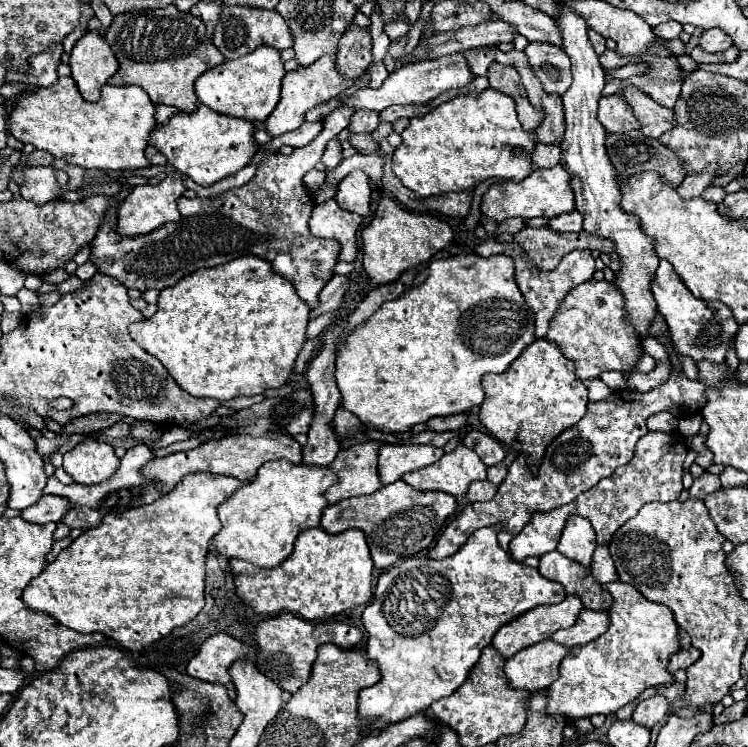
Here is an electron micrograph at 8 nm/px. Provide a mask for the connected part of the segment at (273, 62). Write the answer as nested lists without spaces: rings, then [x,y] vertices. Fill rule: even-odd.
[[[262,45],[256,51],[252,51],[250,55],[244,55],[240,59],[234,61],[224,61],[222,65],[202,73],[196,79],[196,97],[198,103],[230,115],[230,117],[238,117],[238,119],[246,119],[246,121],[264,121],[276,107],[278,99],[280,99],[280,83],[282,77],[286,75],[284,71],[284,63],[280,59],[280,53],[274,47]]]

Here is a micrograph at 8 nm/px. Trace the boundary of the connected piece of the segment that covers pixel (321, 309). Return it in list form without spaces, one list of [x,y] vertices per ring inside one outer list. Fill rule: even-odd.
[[[334,275],[334,277],[324,285],[324,289],[320,291],[320,295],[318,295],[320,305],[310,311],[312,319],[318,317],[318,315],[322,315],[322,313],[330,313],[330,311],[338,309],[338,307],[342,305],[342,297],[344,297],[346,289],[348,289],[348,279],[346,279],[344,275]]]

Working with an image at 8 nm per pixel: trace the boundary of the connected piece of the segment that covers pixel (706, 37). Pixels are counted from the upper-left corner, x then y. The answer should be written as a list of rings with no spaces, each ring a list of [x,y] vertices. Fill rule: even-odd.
[[[708,29],[700,37],[700,47],[706,53],[720,53],[720,51],[726,51],[728,47],[732,47],[732,39],[728,35],[724,35],[724,31],[720,31],[720,29]]]

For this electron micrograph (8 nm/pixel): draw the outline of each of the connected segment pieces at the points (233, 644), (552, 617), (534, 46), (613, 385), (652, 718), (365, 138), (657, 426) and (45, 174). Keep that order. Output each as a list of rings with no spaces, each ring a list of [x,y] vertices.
[[[218,633],[218,635],[208,637],[202,643],[198,655],[188,663],[186,673],[202,681],[224,685],[228,689],[230,699],[236,699],[236,689],[234,689],[228,669],[232,667],[232,663],[240,659],[250,659],[252,653],[254,653],[254,647],[244,645],[242,641],[226,633]]]
[[[568,595],[568,597],[566,597],[562,603],[558,603],[558,605],[542,605],[542,607],[536,607],[536,609],[532,609],[532,611],[526,611],[526,613],[520,615],[518,619],[502,625],[502,629],[494,635],[492,645],[494,645],[504,657],[512,657],[512,655],[516,655],[520,649],[526,649],[526,647],[530,647],[530,645],[536,645],[536,643],[548,639],[554,631],[572,627],[580,611],[582,611],[582,601],[578,599],[578,595]]]
[[[530,43],[524,53],[530,59],[530,65],[538,79],[544,85],[546,93],[564,95],[572,83],[570,59],[562,47],[550,43]]]
[[[606,371],[600,375],[600,379],[610,387],[610,389],[626,389],[626,379],[618,371]]]
[[[654,695],[652,699],[648,701],[642,701],[634,713],[632,713],[632,721],[642,725],[642,727],[648,727],[652,729],[658,721],[662,721],[662,717],[668,713],[668,703],[664,697],[660,695]]]
[[[350,133],[350,139],[348,141],[362,155],[376,155],[378,149],[380,149],[380,145],[372,137],[372,133]]]
[[[664,411],[664,413],[656,413],[656,415],[648,417],[646,425],[650,431],[668,431],[670,433],[670,431],[678,429],[678,419],[672,413]]]
[[[52,167],[26,169],[24,177],[26,177],[26,181],[20,185],[20,193],[24,199],[34,201],[38,205],[44,205],[48,201],[62,197],[62,191],[58,187],[58,181],[54,177]]]

